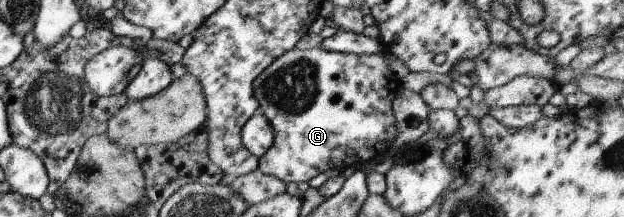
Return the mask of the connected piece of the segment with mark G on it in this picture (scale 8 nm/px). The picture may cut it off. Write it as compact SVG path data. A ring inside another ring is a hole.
M318 47L285 52L253 80L252 96L274 133L271 146L258 159L259 172L277 178L284 184L307 183L328 169L340 172L350 167L356 169L362 167L364 162L376 161L388 154L396 136L392 101L398 91L398 88L391 92L387 90L387 83L391 79L395 78L389 70L389 59L384 51L359 55L325 51Z

